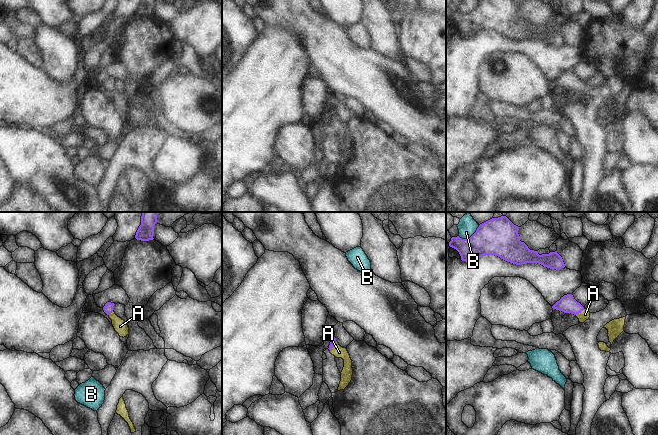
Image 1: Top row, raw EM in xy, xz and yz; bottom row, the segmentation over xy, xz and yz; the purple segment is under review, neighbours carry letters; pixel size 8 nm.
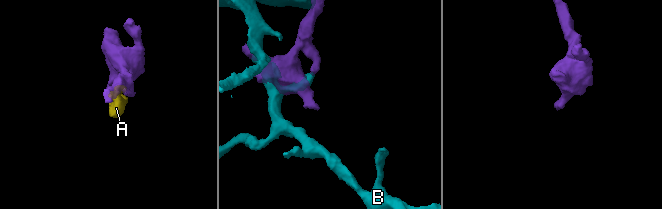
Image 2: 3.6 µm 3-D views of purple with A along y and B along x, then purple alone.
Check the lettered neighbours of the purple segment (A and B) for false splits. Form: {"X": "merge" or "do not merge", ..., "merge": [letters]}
{"A": "merge", "B": "do not merge", "merge": ["A"]}

